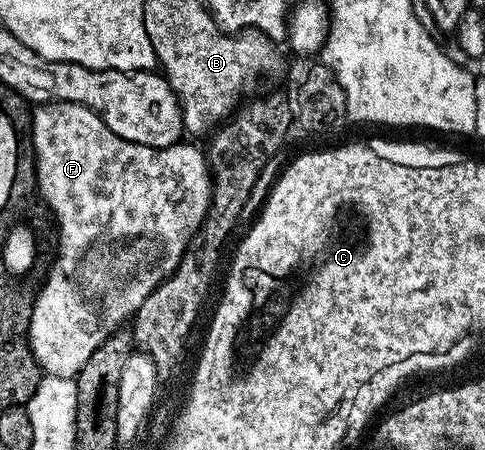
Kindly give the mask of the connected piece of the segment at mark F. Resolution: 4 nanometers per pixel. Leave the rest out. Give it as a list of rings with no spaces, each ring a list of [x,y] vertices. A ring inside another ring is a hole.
[[[43,102],[32,111],[32,116],[31,141],[35,178],[37,174],[37,186],[41,189],[46,204],[53,209],[53,214],[57,217],[57,230],[61,233],[61,239],[57,242],[57,259],[54,260],[37,298],[32,299],[33,315],[29,321],[29,347],[32,348],[35,360],[46,375],[55,378],[73,378],[81,371],[83,364],[91,360],[91,352],[95,352],[95,348],[99,348],[99,344],[103,344],[103,340],[110,338],[116,330],[122,329],[123,324],[128,323],[137,313],[139,304],[143,304],[143,300],[147,300],[147,296],[151,296],[151,292],[157,290],[157,285],[177,269],[191,236],[200,230],[201,223],[205,221],[209,204],[213,200],[213,180],[209,173],[206,155],[202,151],[200,154],[195,147],[185,146],[186,144],[168,146],[167,149],[160,150],[135,144],[131,140],[123,140],[123,136],[115,136],[115,132],[111,132],[111,128],[103,124],[103,120],[94,110],[78,102]]]

